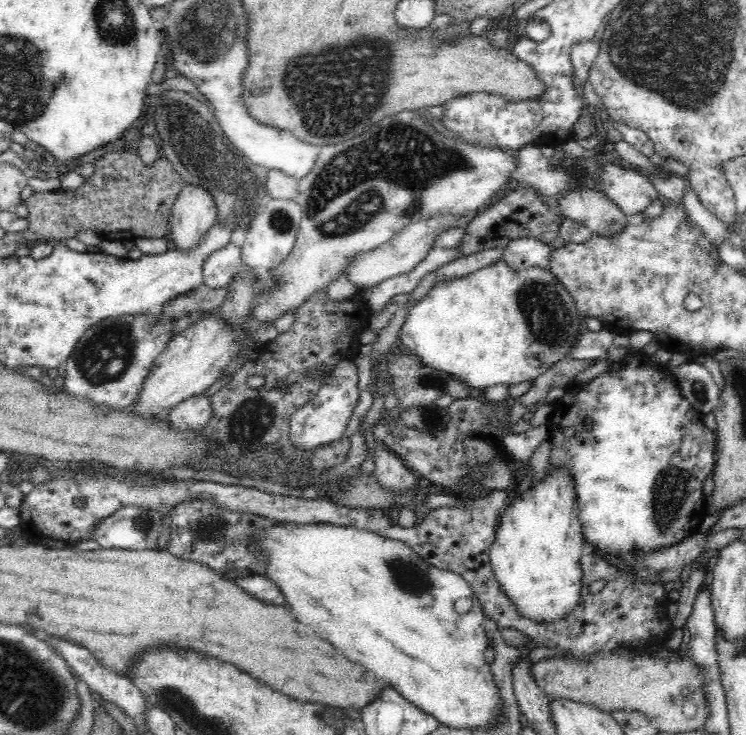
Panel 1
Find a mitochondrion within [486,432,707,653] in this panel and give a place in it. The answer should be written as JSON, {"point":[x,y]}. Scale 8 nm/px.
{"point":[671,489]}

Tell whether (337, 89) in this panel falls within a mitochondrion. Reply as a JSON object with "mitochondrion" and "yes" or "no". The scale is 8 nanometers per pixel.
{"mitochondrion":"yes"}

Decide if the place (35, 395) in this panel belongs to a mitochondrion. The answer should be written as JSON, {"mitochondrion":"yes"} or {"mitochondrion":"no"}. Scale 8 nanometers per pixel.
{"mitochondrion":"no"}

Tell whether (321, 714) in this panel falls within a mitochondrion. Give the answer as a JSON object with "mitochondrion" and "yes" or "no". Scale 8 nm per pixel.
{"mitochondrion":"no"}

